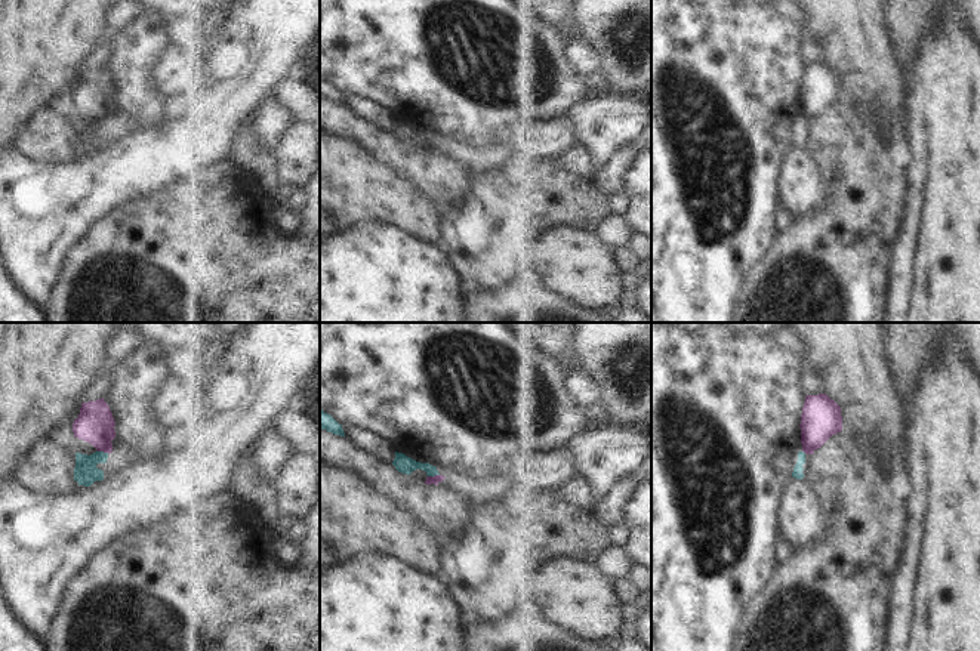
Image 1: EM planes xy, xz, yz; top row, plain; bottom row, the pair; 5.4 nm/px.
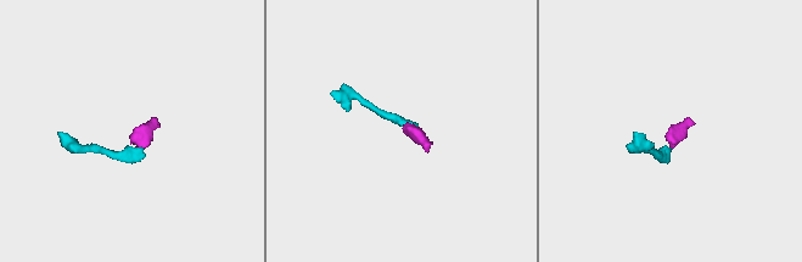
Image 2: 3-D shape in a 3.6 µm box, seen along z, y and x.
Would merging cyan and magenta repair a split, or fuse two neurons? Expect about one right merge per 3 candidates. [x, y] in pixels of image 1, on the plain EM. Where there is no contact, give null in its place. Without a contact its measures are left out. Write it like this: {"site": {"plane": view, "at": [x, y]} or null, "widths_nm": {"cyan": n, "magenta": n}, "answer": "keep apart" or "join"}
{"site": {"plane": "xz", "at": [433, 144]}, "widths_nm": {"cyan": 90, "magenta": 50}, "answer": "keep apart"}

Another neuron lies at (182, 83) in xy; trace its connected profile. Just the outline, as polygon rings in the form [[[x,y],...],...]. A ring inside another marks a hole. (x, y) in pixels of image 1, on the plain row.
[[[182,34],[182,61],[154,80],[160,96],[173,107],[195,101],[207,87],[201,72],[189,64],[194,43],[195,34]]]

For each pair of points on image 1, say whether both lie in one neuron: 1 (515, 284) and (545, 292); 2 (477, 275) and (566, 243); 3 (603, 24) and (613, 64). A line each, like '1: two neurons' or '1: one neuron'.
1: one neuron
2: two neurons
3: one neuron

